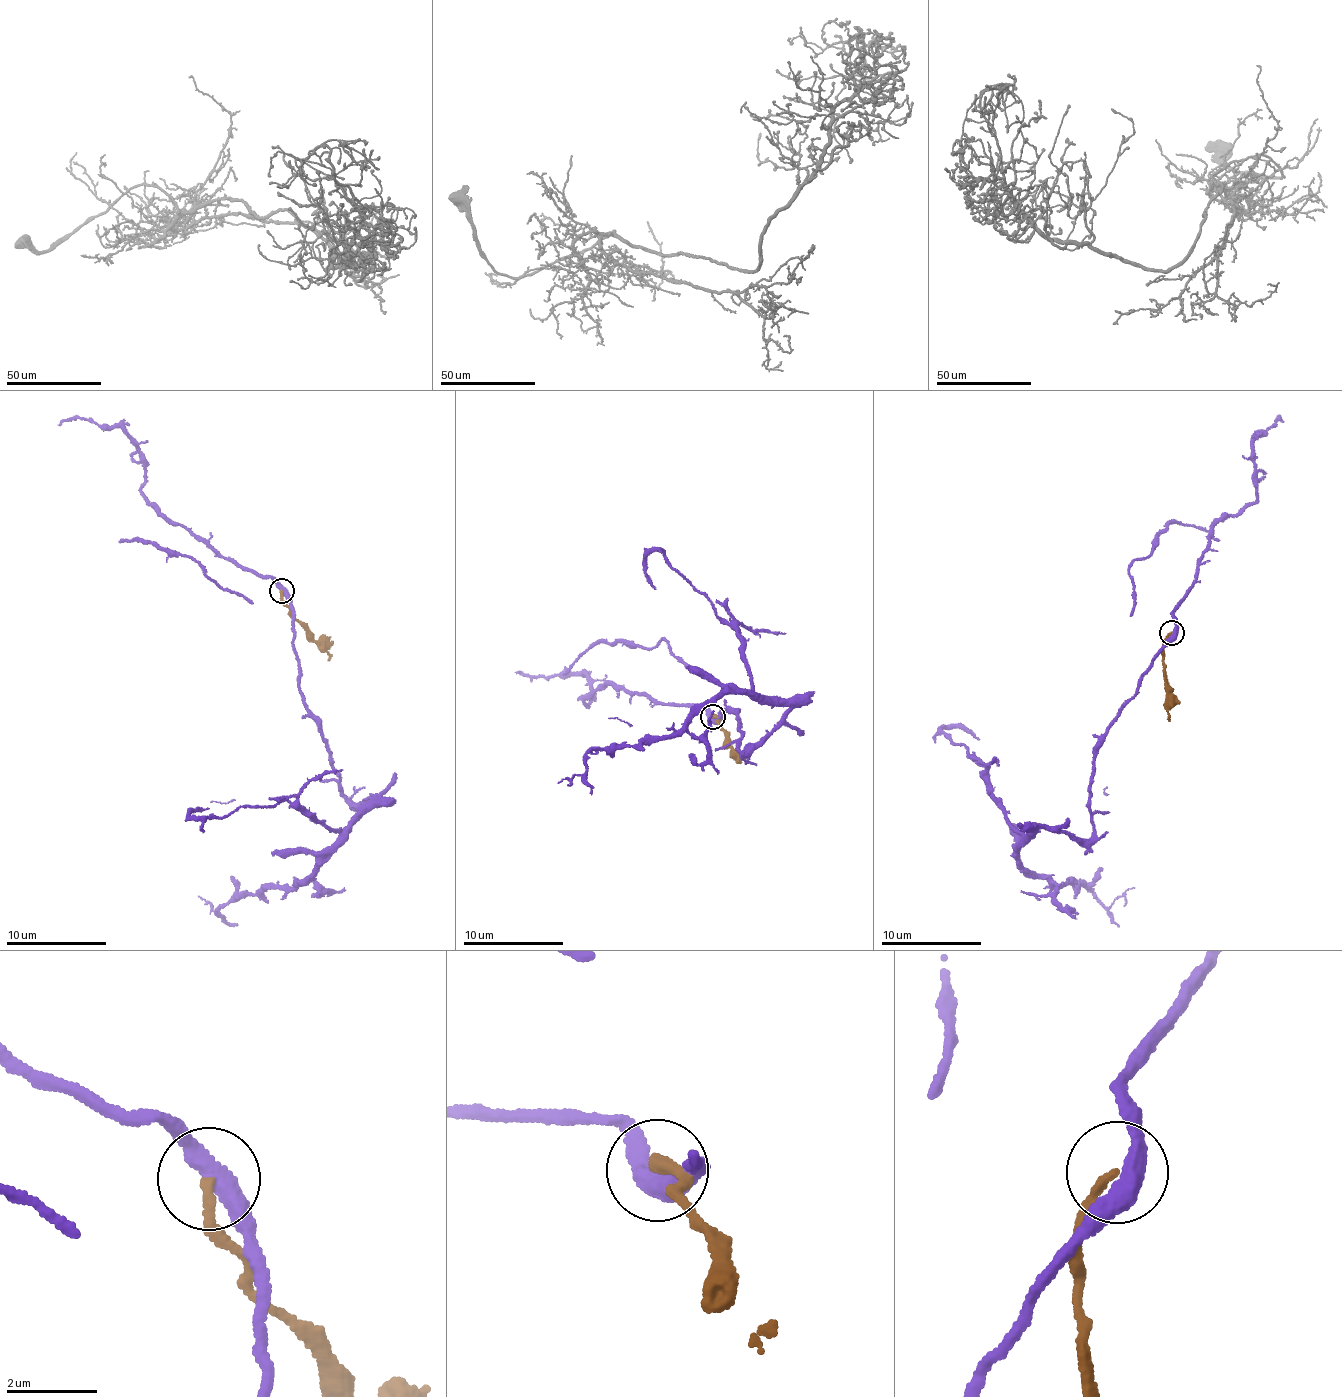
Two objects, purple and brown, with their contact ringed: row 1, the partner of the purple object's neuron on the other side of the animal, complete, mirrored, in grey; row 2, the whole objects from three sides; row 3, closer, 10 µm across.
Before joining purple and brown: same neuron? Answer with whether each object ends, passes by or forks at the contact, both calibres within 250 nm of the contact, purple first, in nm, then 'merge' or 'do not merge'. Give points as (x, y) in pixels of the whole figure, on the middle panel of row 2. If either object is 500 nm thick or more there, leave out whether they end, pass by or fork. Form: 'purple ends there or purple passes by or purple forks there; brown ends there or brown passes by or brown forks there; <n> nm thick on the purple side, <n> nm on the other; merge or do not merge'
purple passes by; brown ends there; 440 nm thick on the purple side, 180 nm on the other; do not merge

